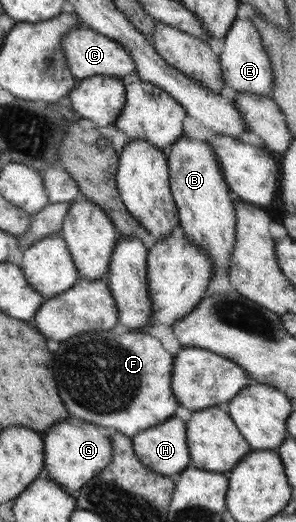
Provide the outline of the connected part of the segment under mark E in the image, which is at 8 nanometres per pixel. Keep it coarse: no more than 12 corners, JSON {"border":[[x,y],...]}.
{"border":[[236,18],[221,66],[238,93],[272,96],[275,75],[260,31]]}

